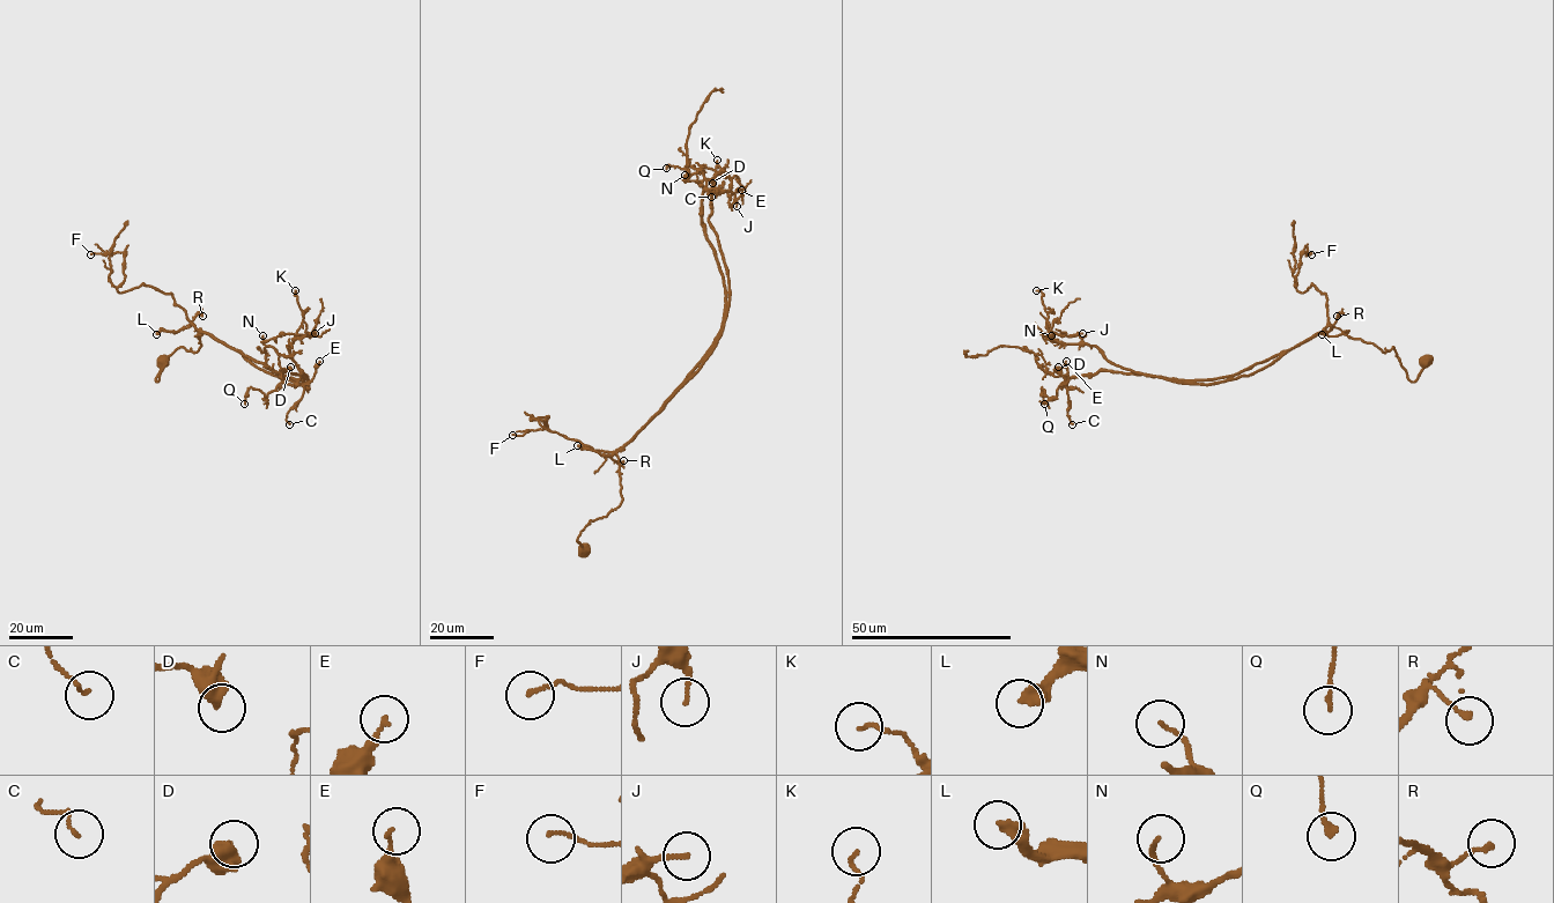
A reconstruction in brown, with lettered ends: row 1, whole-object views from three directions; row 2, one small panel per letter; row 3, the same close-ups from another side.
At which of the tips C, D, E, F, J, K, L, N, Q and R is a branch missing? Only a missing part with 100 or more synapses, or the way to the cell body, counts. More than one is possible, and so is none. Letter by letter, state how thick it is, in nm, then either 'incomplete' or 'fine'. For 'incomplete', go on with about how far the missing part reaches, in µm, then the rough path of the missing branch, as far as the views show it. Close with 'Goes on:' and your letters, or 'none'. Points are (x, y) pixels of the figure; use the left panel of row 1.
C: 90 nm | fine
D: 480 nm | fine
E: 150 nm | fine
F: 110 nm | fine
J: 150 nm | fine
K: 110 nm | fine
L: 380 nm | incomplete | 60 µm | (156, 334), (124, 319), (105, 297), (110, 236), (117, 220), (121, 226), (119, 235)
N: 120 nm | fine
Q: 130 nm | fine
R: 140 nm | fine
Goes on: L

